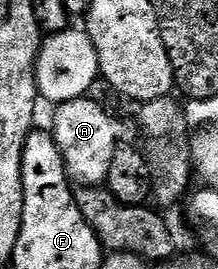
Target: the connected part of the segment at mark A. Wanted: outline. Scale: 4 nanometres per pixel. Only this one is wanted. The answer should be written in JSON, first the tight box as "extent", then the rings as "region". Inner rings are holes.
{"extent":[54,96,121,188],"region":[[[84,96],[77,100],[60,102],[54,107],[55,143],[61,152],[64,164],[67,165],[68,175],[83,188],[99,188],[106,183],[109,167],[113,164],[113,152],[117,152],[121,144],[110,112],[93,99],[94,97]]]}

